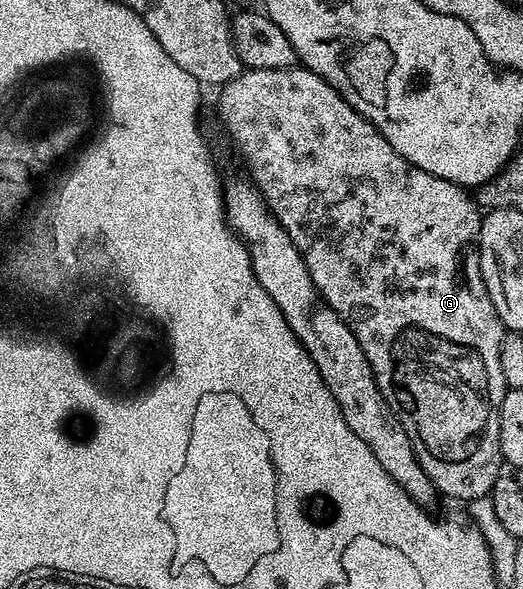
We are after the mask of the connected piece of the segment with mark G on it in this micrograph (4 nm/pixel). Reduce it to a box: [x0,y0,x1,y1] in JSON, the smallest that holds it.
[219,68,506,504]

